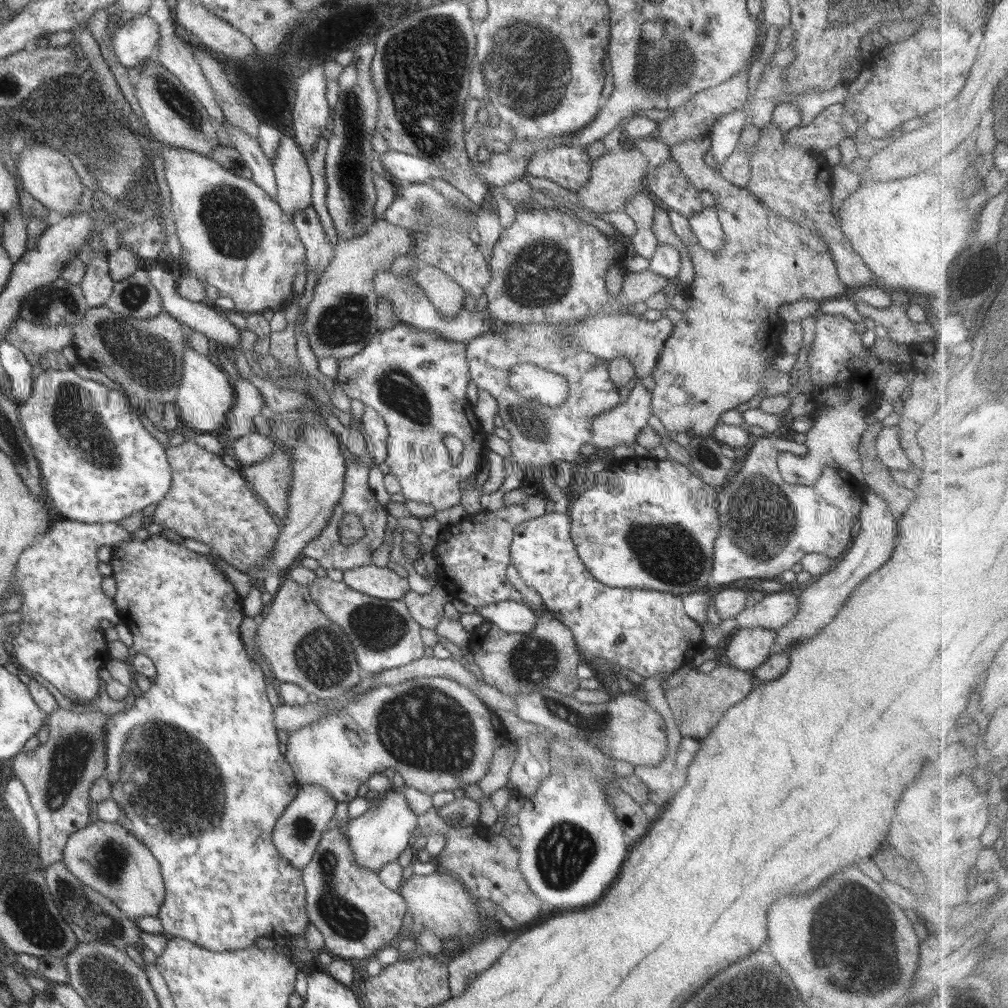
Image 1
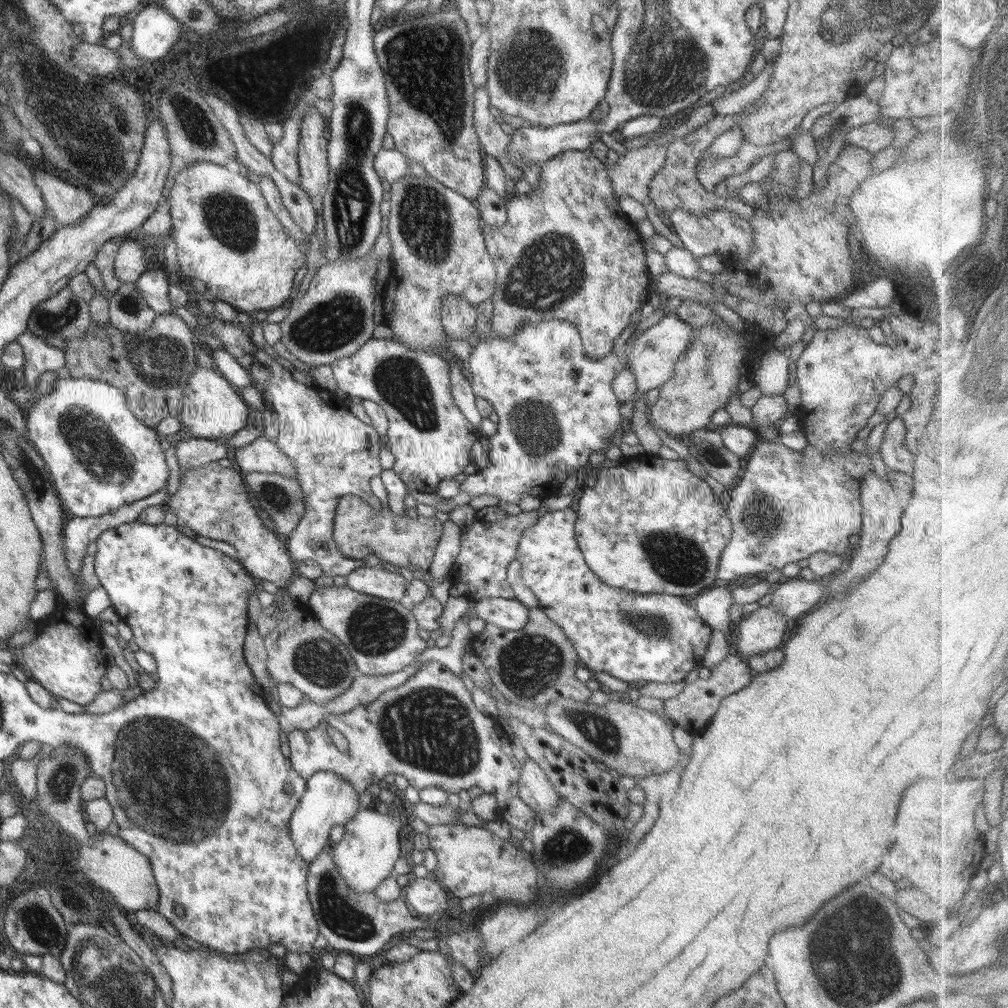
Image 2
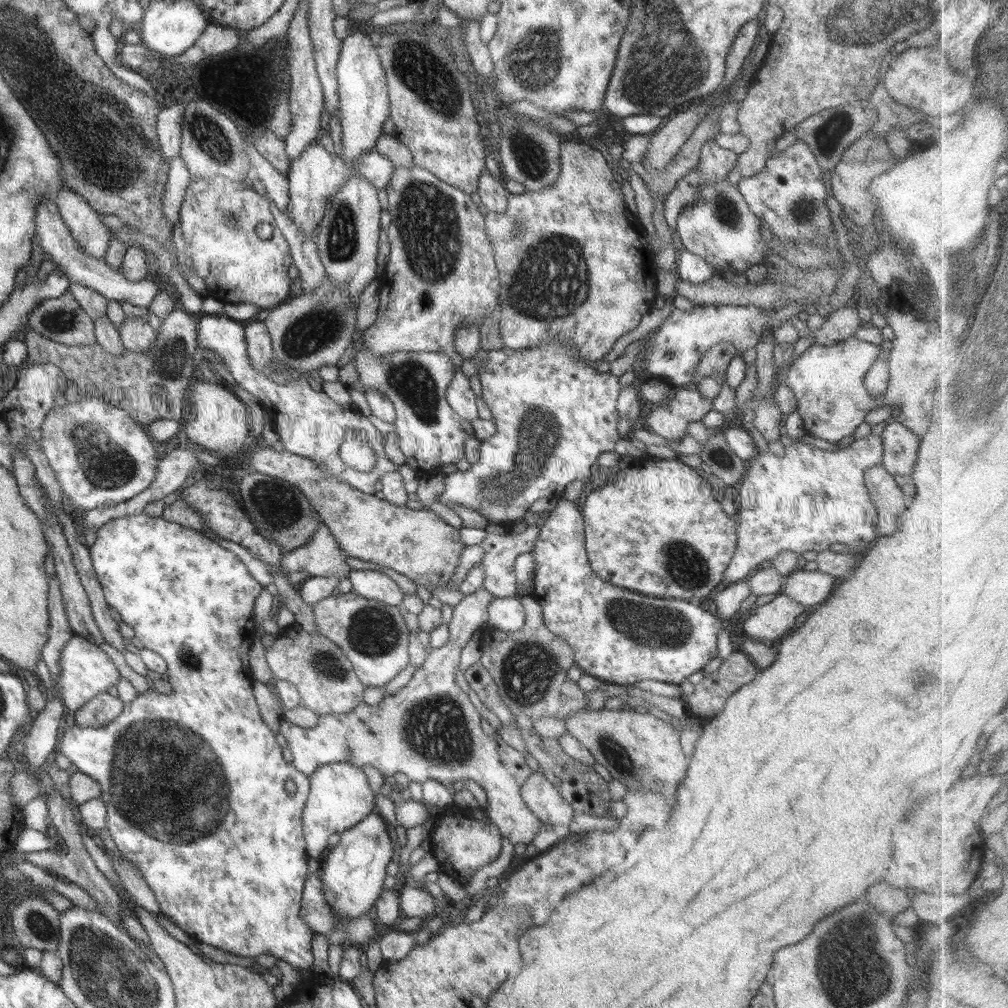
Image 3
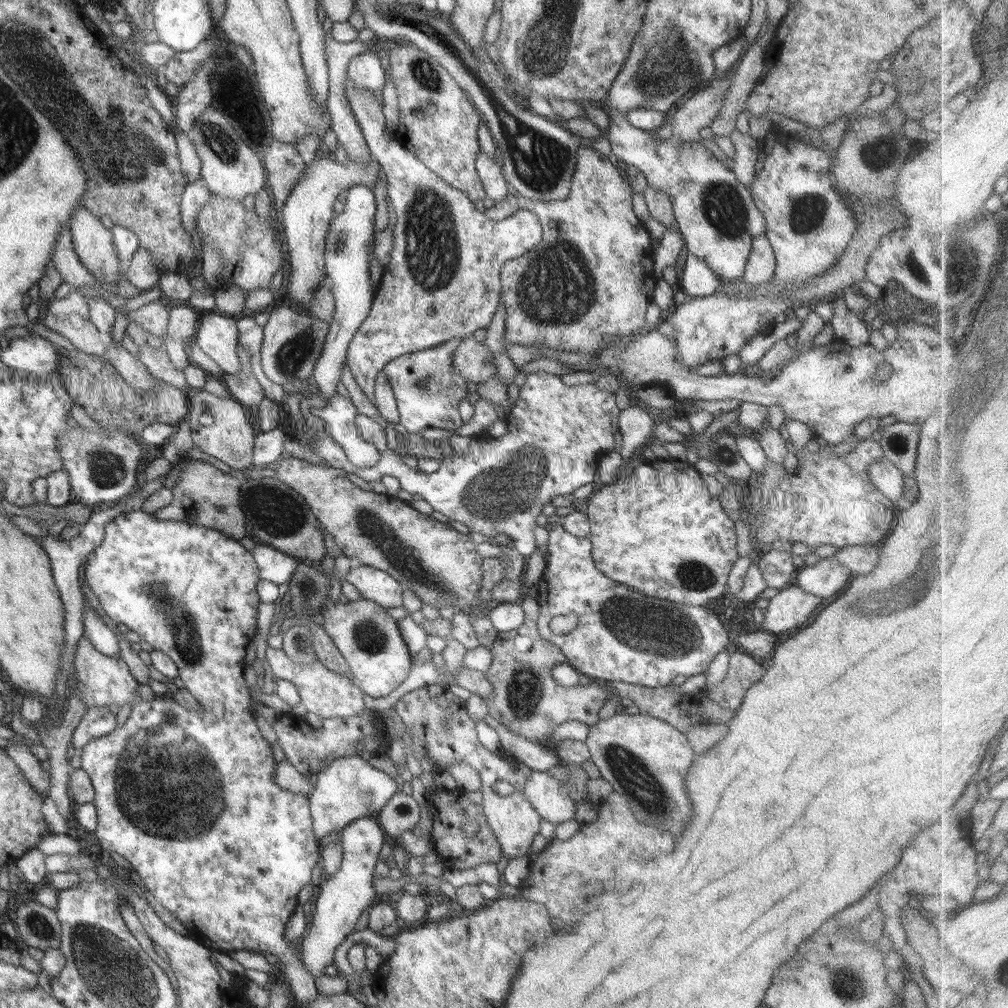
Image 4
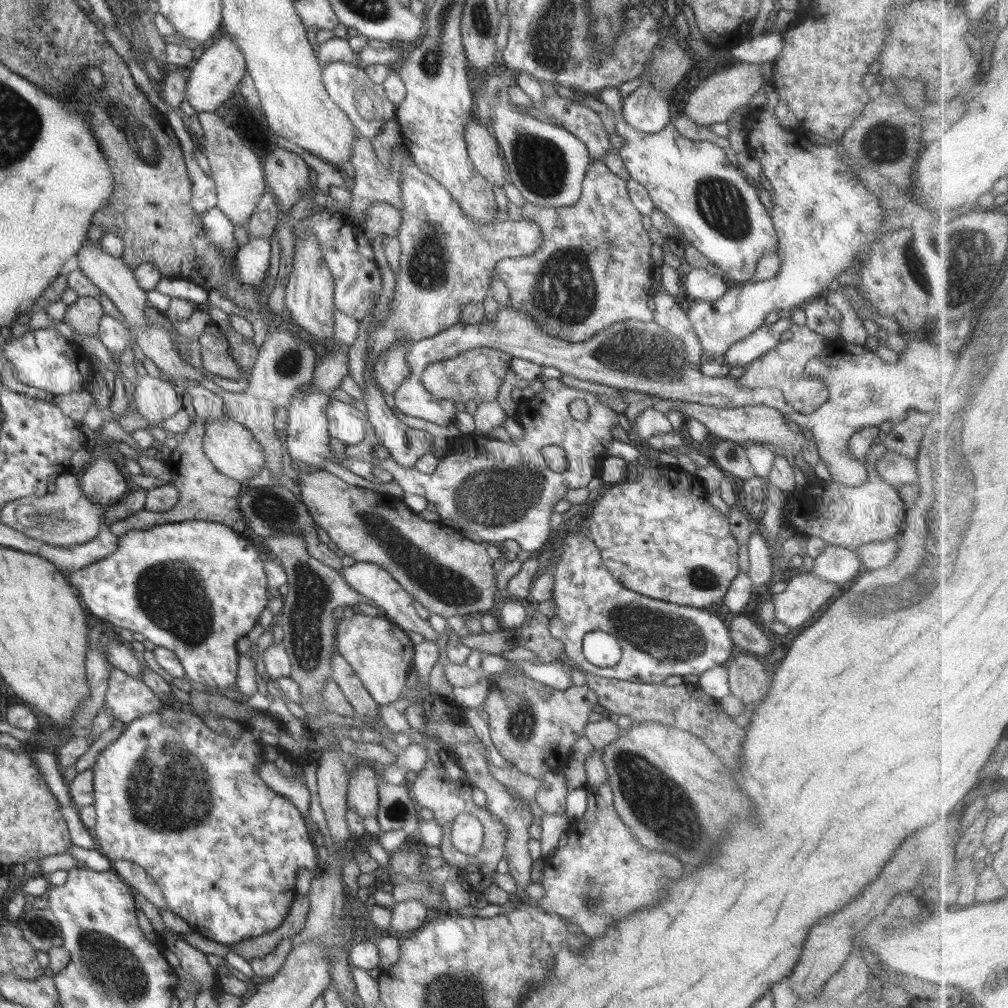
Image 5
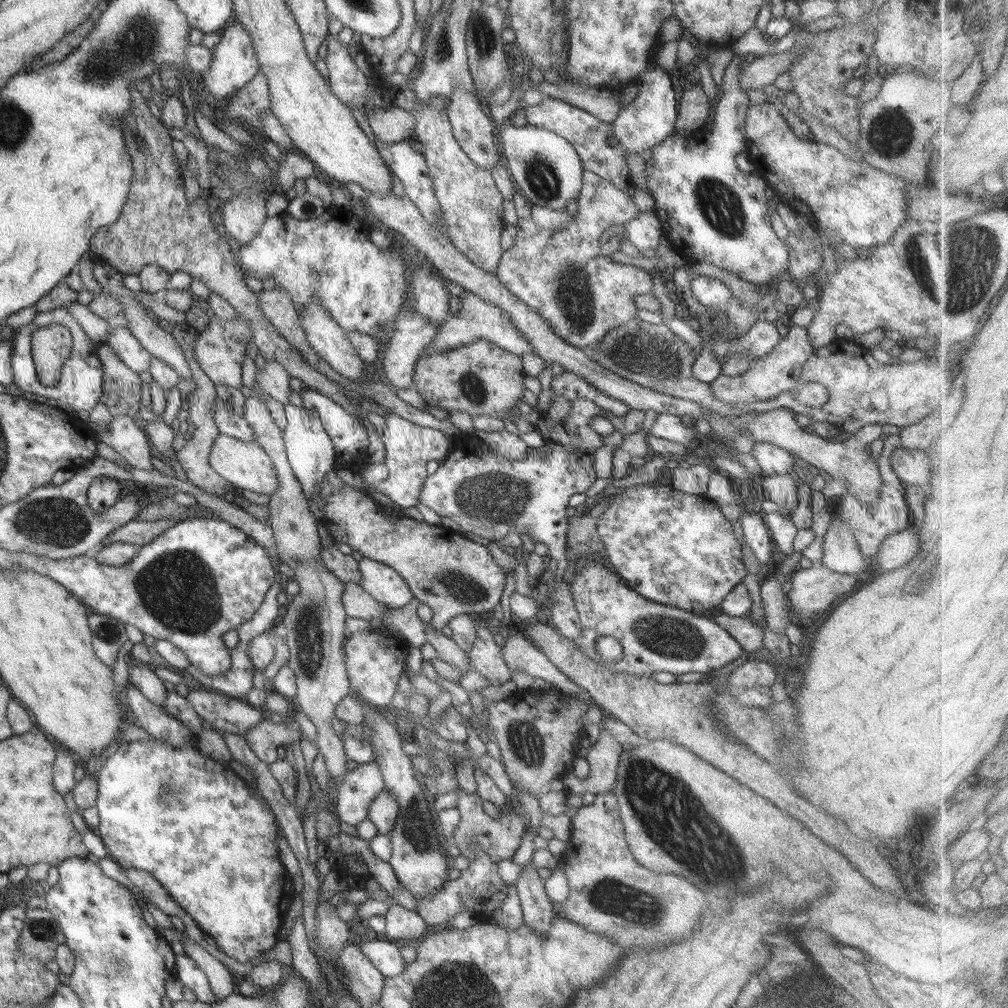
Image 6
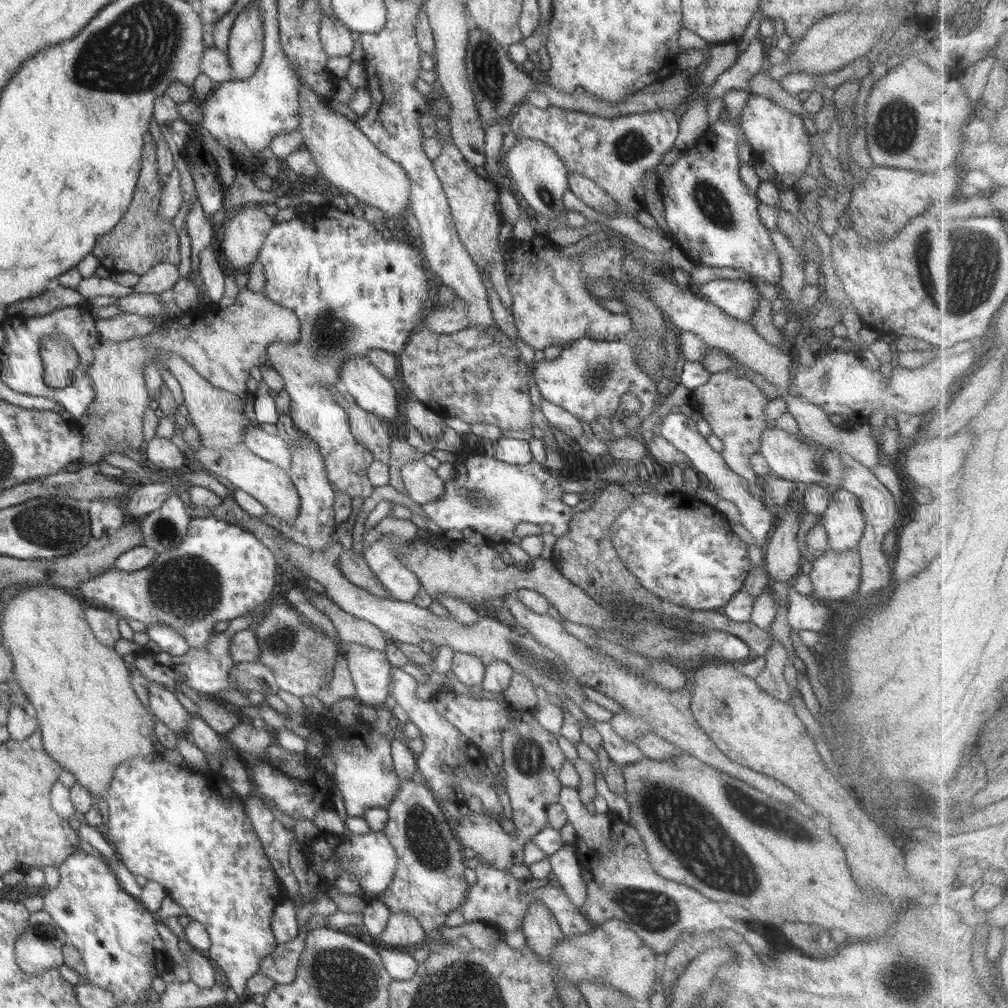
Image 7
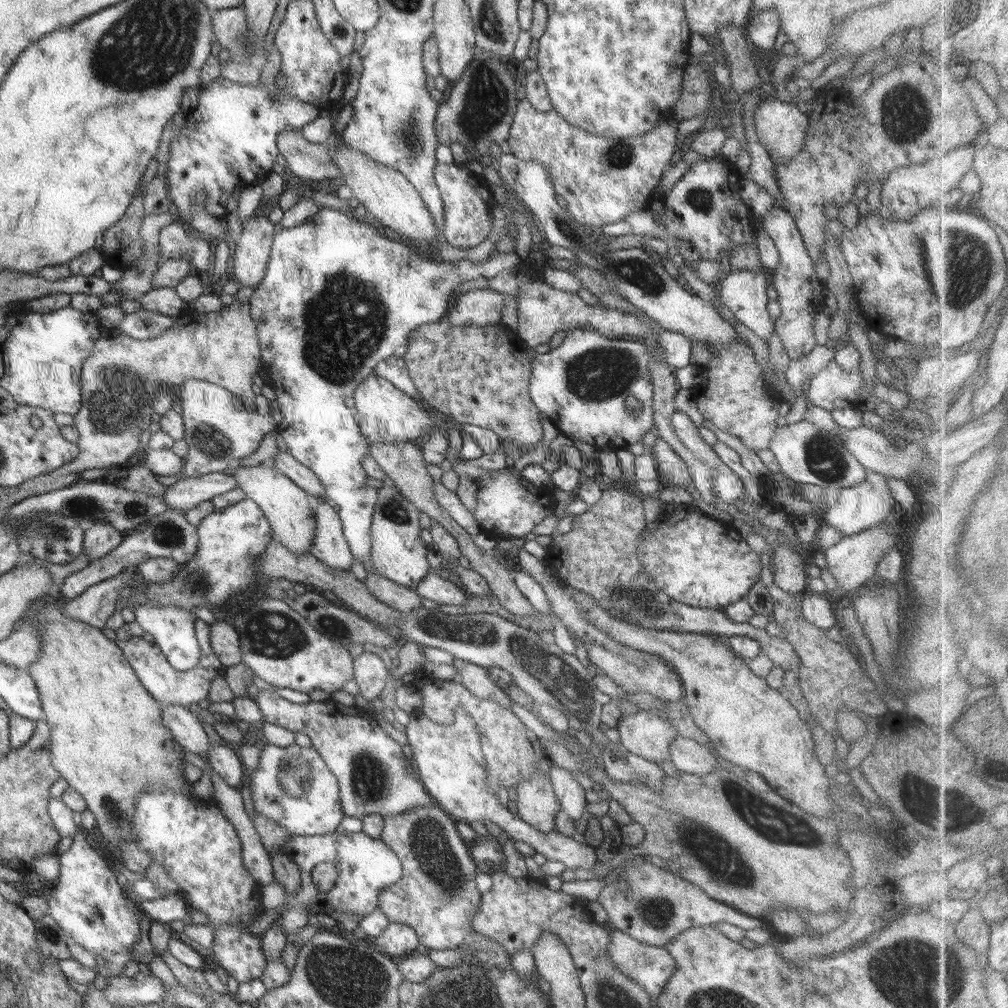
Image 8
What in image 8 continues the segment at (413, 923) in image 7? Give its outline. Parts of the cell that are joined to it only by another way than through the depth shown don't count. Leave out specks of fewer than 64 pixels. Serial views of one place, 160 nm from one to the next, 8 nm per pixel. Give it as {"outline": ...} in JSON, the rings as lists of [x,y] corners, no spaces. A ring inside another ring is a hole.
{"outline":[[[399,922],[390,923],[386,930],[373,940],[374,946],[380,952],[394,959],[409,956],[415,952],[417,946],[420,946],[415,930]]]}

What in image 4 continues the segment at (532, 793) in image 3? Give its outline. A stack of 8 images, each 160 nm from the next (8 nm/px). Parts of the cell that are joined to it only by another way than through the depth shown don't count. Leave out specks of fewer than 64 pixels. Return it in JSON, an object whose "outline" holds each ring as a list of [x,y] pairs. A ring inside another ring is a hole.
{"outline":[[[532,771],[522,794],[541,819],[558,825],[575,819],[576,806],[562,781],[546,771]]]}

